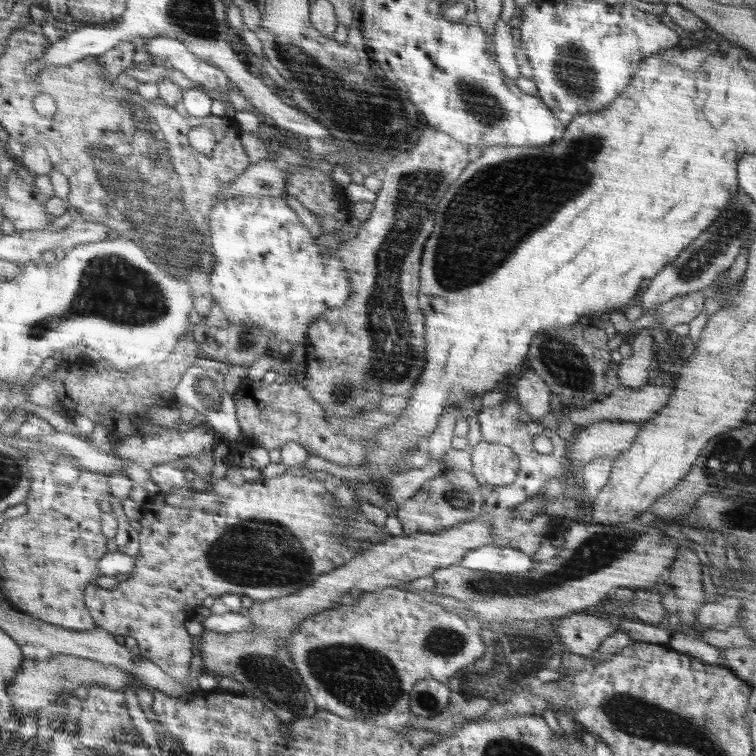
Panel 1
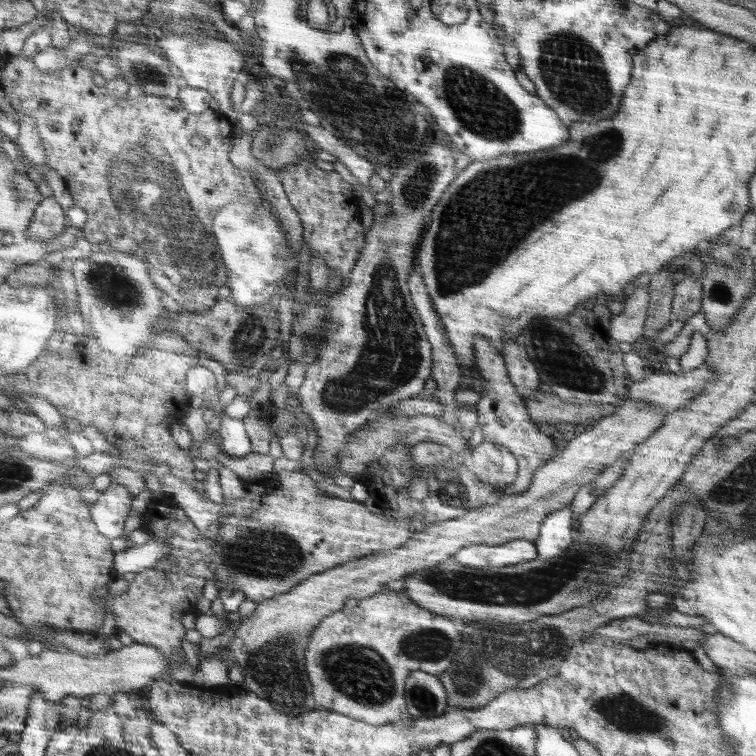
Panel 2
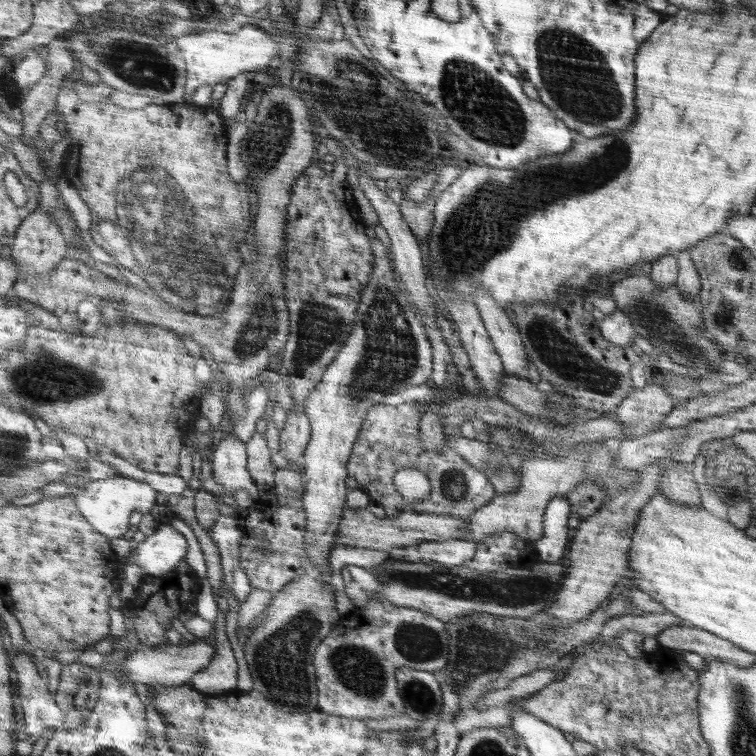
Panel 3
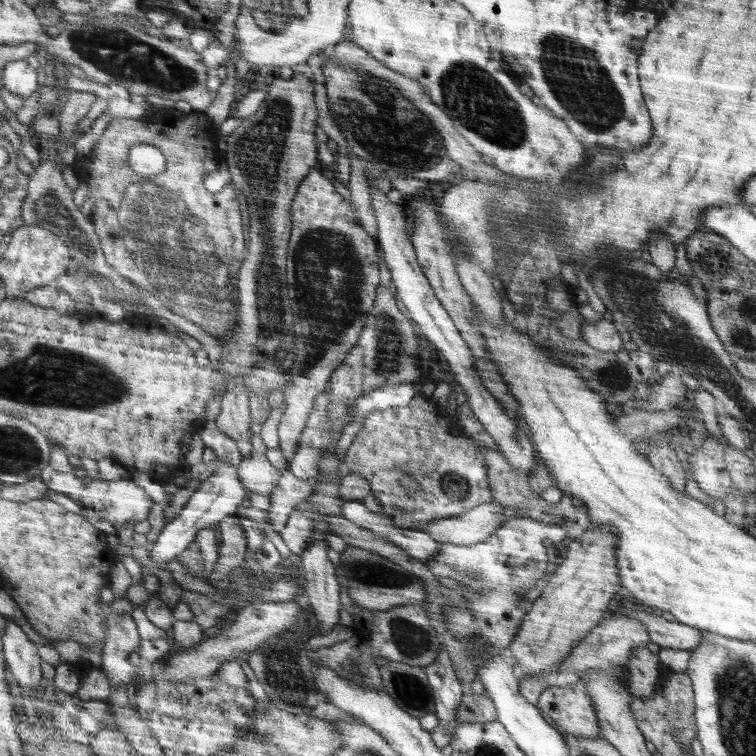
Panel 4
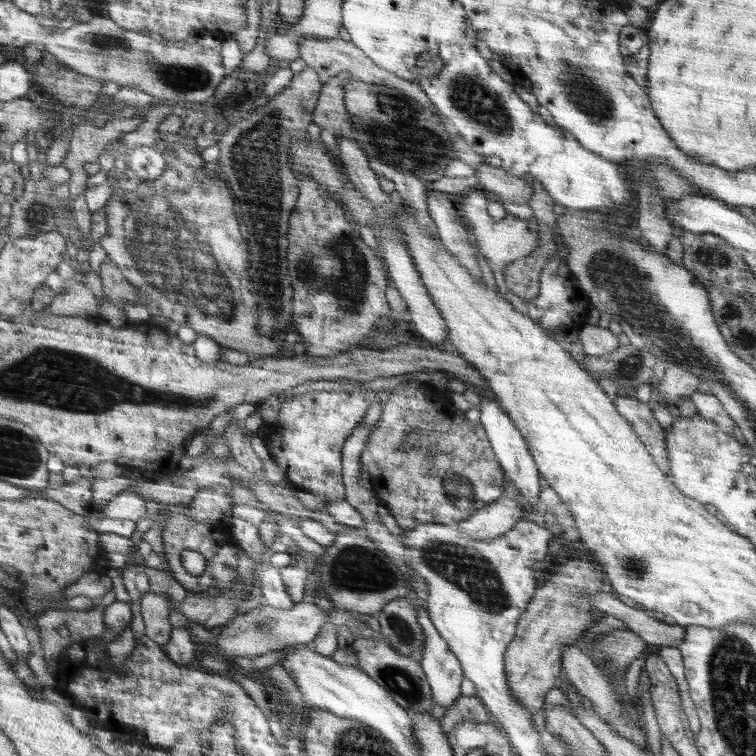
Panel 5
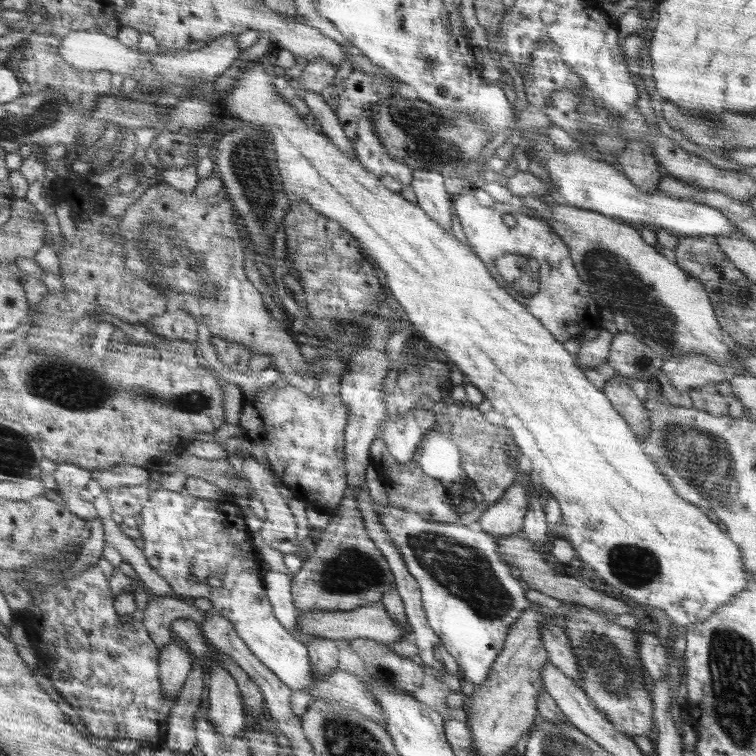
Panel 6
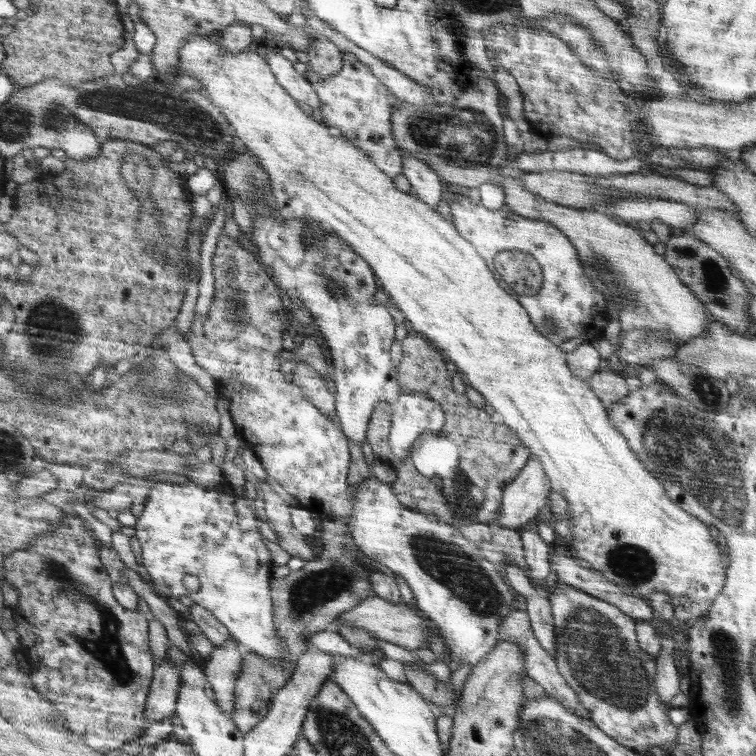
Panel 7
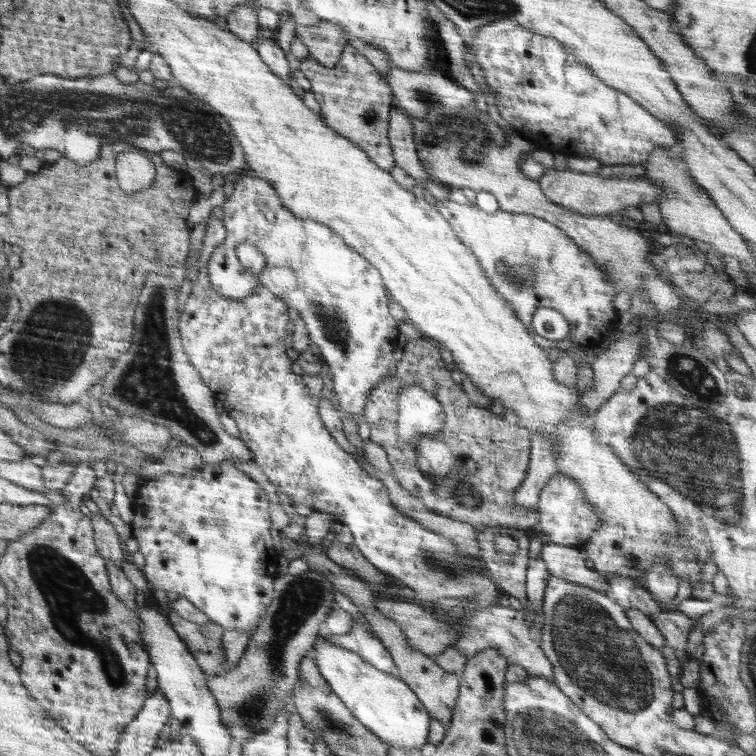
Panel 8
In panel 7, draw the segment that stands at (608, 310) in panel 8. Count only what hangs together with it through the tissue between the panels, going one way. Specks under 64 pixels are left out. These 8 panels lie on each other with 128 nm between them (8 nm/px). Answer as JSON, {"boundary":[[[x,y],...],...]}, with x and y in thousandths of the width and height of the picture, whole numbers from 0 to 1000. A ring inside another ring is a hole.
{"boundary":[[[622,262],[594,265],[593,269],[604,307],[631,328],[649,357],[652,343],[664,332],[690,332],[712,345],[718,358],[714,384],[706,392],[685,389],[685,397],[696,402],[701,423],[728,451],[743,455],[767,442],[776,442],[784,451],[799,444],[807,423],[800,392],[786,381],[766,344],[763,328],[741,303],[718,291],[688,286],[668,271],[659,278],[648,278]],[[722,419],[730,421],[735,429],[734,438],[721,430]]]}

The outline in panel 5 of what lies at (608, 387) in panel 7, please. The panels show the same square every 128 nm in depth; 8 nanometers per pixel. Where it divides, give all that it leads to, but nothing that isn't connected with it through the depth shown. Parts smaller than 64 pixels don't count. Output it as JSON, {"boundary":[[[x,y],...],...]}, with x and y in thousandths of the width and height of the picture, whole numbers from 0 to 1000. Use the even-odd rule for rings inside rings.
{"boundary":[[[828,520],[815,524],[816,544],[837,562],[839,569],[864,603],[870,616],[884,627],[885,611],[880,586],[880,570],[864,552],[856,533],[847,532],[840,524]]]}

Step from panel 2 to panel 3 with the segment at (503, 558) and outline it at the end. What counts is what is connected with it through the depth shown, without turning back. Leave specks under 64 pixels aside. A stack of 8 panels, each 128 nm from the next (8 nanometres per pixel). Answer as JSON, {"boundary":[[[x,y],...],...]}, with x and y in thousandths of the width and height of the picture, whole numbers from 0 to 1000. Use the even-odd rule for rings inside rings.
{"boundary":[[[598,714],[593,717],[558,716],[550,722],[560,745],[579,743],[589,749],[615,746],[628,729],[627,716]]]}

